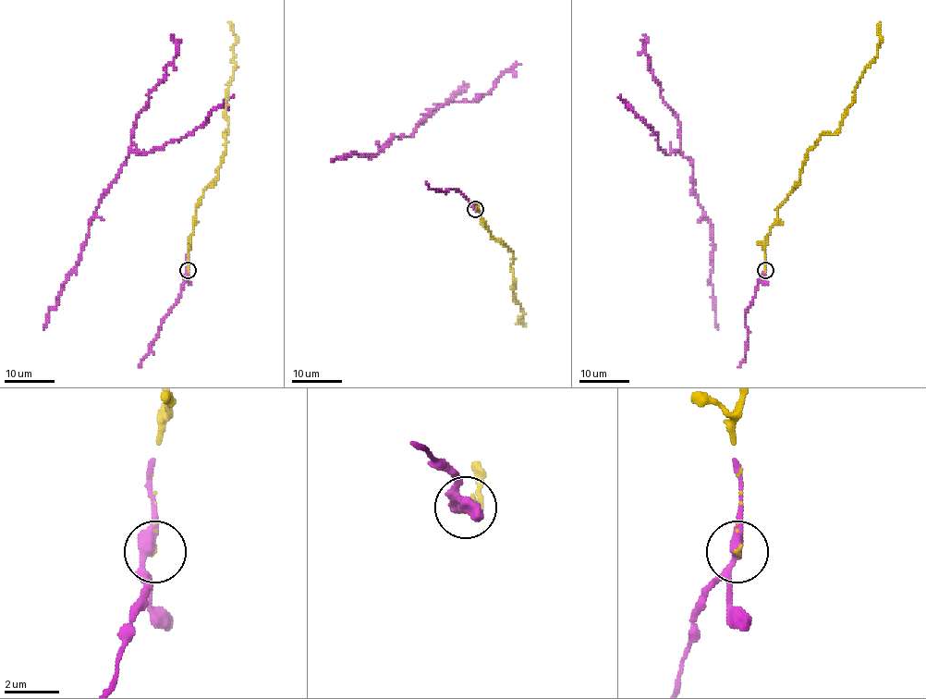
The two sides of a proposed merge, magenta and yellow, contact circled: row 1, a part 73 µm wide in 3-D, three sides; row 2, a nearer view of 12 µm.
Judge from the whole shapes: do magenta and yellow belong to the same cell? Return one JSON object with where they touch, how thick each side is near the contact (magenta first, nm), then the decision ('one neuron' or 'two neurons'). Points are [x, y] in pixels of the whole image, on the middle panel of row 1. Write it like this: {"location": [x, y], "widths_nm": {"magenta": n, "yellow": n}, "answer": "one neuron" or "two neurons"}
{"location": [475, 209], "widths_nm": {"magenta": 360, "yellow": 60}, "answer": "one neuron"}

